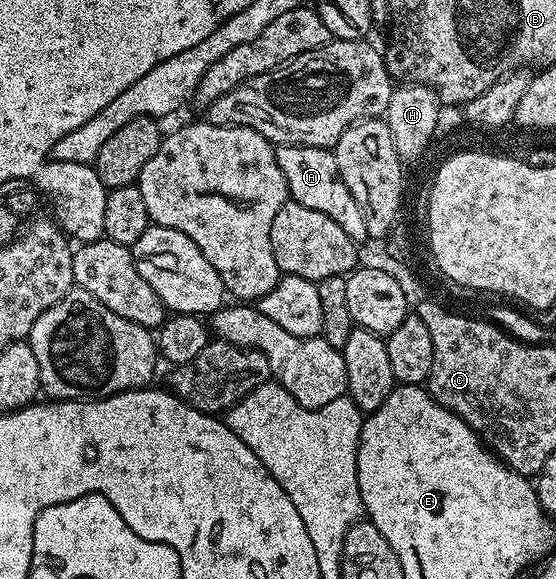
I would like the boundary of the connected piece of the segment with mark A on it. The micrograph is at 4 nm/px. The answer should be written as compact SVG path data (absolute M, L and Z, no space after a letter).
M296 143L279 145L275 147L277 165L281 165L281 173L285 173L288 196L294 202L305 205L305 209L317 209L317 213L325 213L349 233L349 237L356 241L368 238L365 229L365 217L341 173L337 169L334 154L326 147L302 147Z

